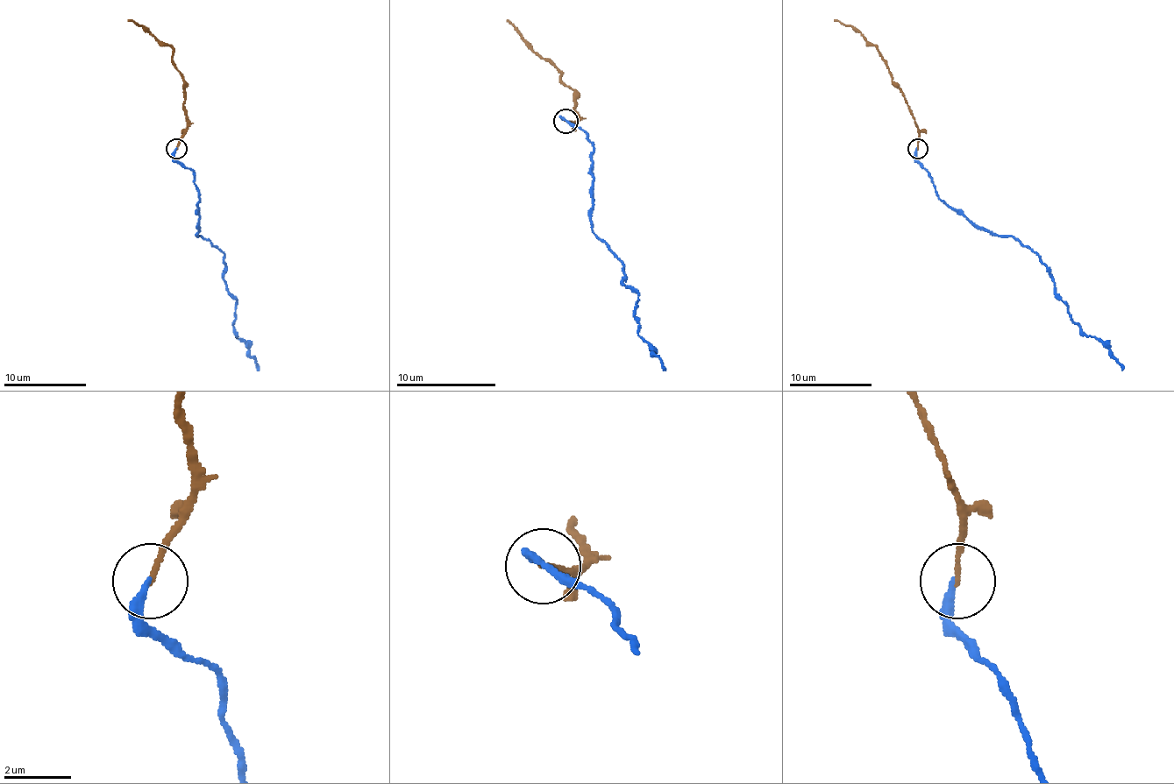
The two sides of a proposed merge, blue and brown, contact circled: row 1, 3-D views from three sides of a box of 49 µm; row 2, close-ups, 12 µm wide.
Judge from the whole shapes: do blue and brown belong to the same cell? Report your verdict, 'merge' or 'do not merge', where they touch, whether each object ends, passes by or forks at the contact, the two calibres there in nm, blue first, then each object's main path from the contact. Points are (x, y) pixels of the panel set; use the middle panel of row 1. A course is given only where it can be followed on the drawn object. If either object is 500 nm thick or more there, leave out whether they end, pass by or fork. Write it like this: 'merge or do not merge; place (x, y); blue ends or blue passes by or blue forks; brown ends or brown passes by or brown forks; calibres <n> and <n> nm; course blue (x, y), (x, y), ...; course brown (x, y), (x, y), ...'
merge; place (565, 121); blue ends; brown ends; calibres 200 and 130 nm; course blue (565, 119), (593, 144), (590, 219), (622, 264), (622, 284), (637, 293), (640, 335), (665, 368); course brown (565, 122), (578, 119), (575, 91), (560, 79), (560, 72), (530, 46), (508, 19)

